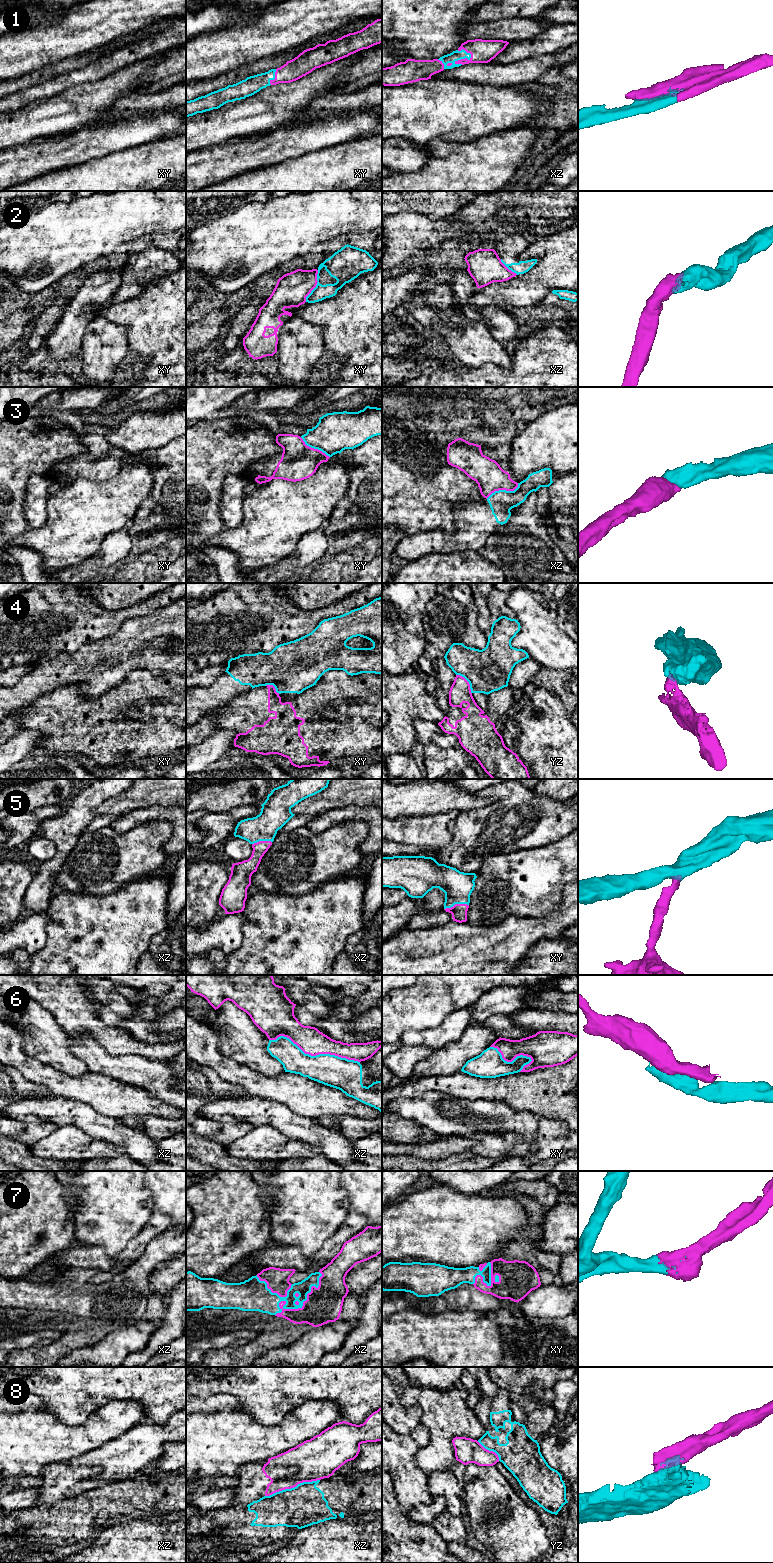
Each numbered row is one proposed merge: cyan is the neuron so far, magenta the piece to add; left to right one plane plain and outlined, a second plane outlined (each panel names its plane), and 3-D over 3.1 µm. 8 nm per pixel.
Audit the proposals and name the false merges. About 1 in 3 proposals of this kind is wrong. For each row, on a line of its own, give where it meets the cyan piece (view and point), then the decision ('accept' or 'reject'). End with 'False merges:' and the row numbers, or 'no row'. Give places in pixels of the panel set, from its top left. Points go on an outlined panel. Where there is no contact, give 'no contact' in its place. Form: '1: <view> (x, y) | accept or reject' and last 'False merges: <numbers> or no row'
1: xz (463, 58) | accept
2: xy (316, 286) | reject
3: xz (503, 490) | reject
4: yz (468, 681) | reject
5: xy (456, 903) | accept
6: xz (314, 1056) | reject
7: xz (306, 1299) | accept
8: xz (292, 1488) | reject
False merges: 2, 3, 4, 6, 8

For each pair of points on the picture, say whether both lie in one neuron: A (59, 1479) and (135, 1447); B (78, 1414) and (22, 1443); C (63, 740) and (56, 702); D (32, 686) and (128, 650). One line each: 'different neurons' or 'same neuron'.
A: same neuron
B: different neurons
C: same neuron
D: same neuron

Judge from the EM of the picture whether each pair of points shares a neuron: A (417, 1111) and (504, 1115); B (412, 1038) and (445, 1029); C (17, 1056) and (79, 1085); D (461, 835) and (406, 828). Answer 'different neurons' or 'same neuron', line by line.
A: same neuron
B: same neuron
C: same neuron
D: different neurons

